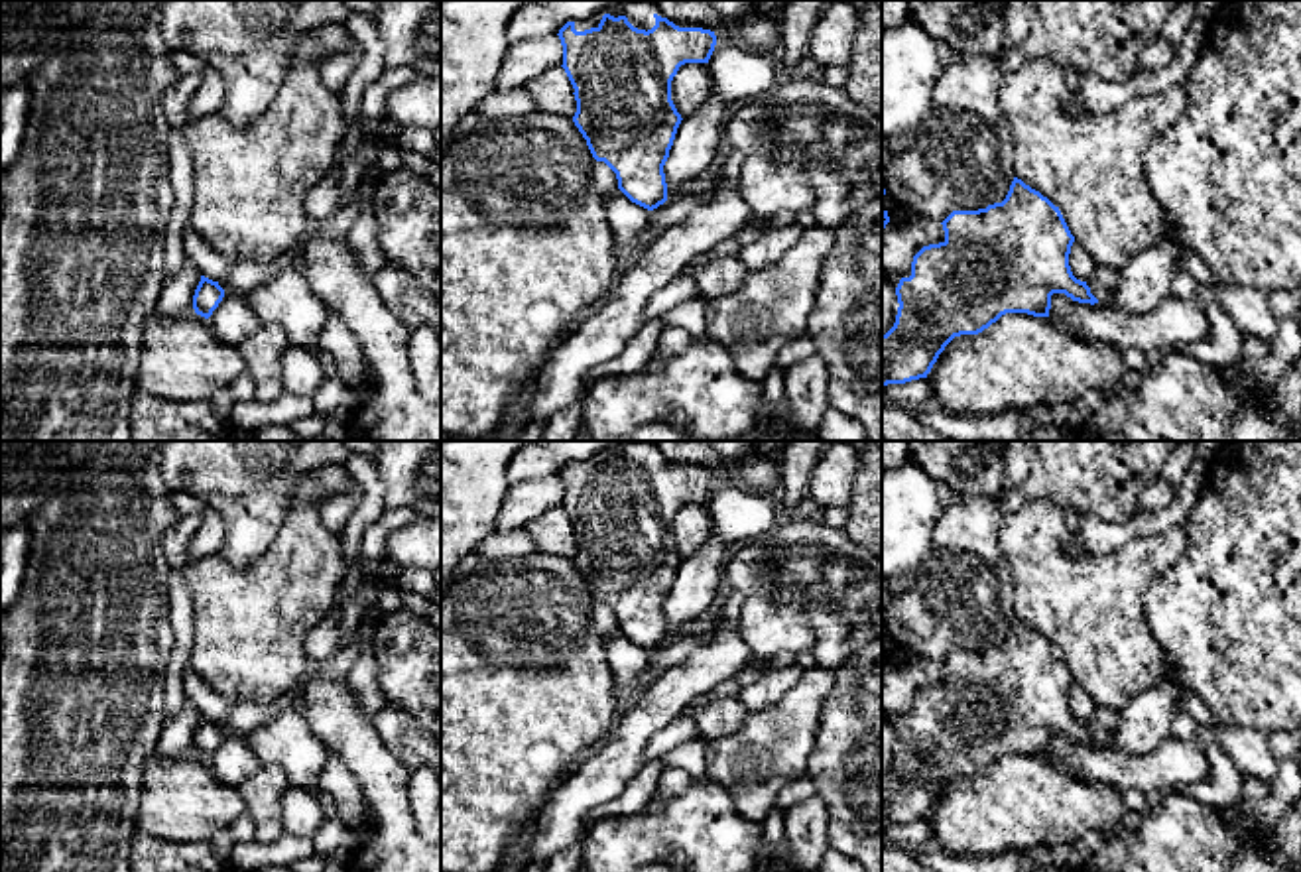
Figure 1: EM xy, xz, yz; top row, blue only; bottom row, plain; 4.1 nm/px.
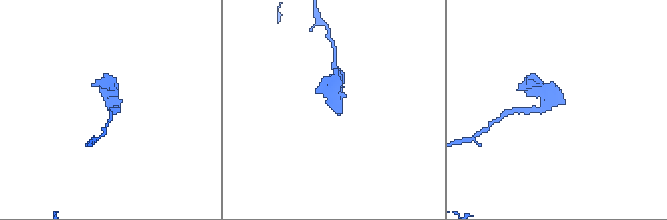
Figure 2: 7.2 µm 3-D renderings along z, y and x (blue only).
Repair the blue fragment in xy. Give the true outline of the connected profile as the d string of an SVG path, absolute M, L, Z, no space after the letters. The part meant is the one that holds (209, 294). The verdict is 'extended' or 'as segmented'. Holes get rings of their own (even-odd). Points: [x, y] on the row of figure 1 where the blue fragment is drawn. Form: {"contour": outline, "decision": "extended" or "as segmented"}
{"contour": "M201 276L201 281L193 295L193 309L197 315L209 319L222 301L222 297L224 289L218 285L218 281Z", "decision": "as segmented"}

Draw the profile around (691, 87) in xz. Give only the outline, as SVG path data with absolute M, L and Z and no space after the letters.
M685 63L671 81L671 100L681 118L703 108L711 98L711 91L712 87L707 63Z

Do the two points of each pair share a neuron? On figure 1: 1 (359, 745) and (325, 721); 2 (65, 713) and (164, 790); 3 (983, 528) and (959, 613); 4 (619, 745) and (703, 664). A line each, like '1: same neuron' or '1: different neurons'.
1: same neuron
2: different neurons
3: same neuron
4: same neuron

